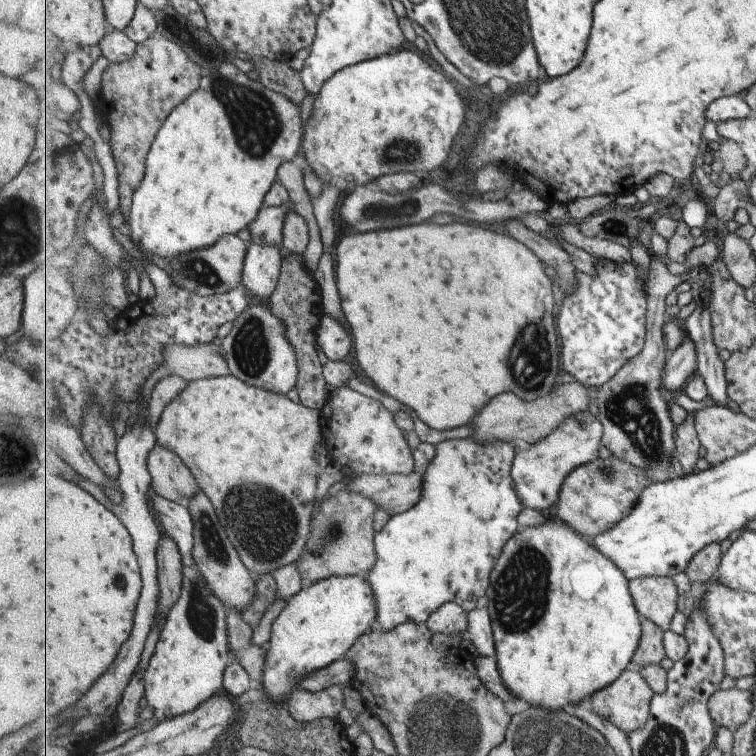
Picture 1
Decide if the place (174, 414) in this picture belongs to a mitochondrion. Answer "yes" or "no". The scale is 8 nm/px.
no

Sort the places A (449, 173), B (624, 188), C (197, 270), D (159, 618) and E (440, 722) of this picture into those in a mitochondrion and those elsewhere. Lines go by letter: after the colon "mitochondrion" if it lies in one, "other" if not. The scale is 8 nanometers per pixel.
A: other
B: other
C: mitochondrion
D: other
E: mitochondrion

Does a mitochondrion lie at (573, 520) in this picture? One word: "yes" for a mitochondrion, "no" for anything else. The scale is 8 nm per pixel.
no

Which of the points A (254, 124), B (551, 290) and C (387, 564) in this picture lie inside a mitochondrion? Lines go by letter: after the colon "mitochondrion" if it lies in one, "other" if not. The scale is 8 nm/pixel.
A: mitochondrion
B: other
C: other

